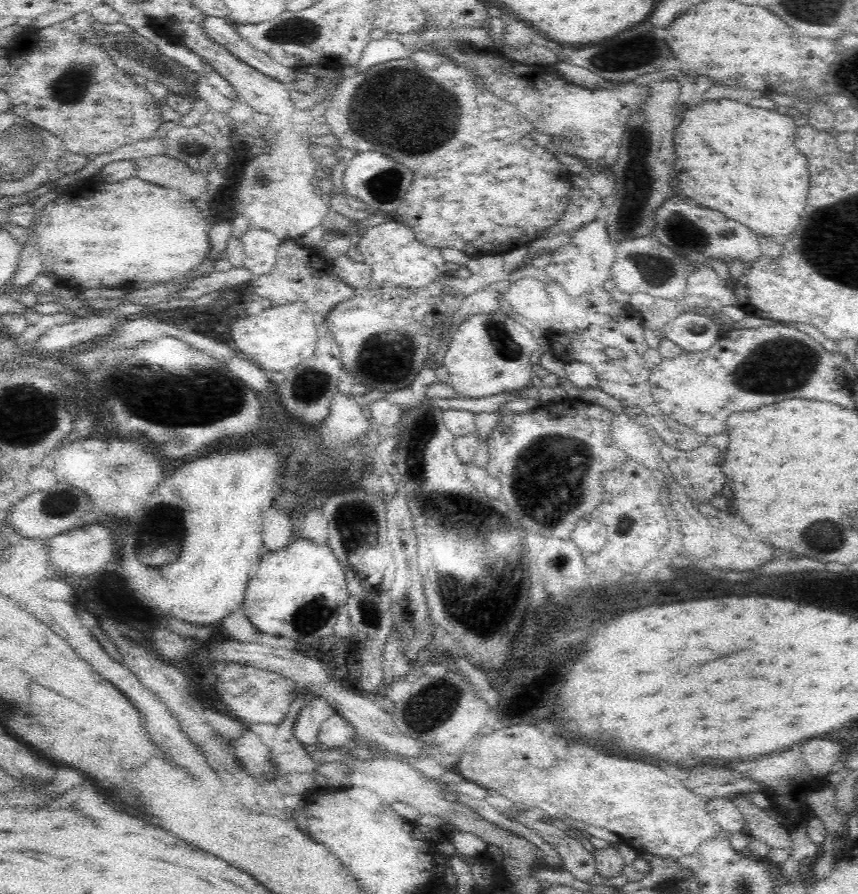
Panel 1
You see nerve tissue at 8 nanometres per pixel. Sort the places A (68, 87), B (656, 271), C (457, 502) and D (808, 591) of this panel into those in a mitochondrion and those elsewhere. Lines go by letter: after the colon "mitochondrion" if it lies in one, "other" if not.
A: mitochondrion
B: mitochondrion
C: other
D: other

